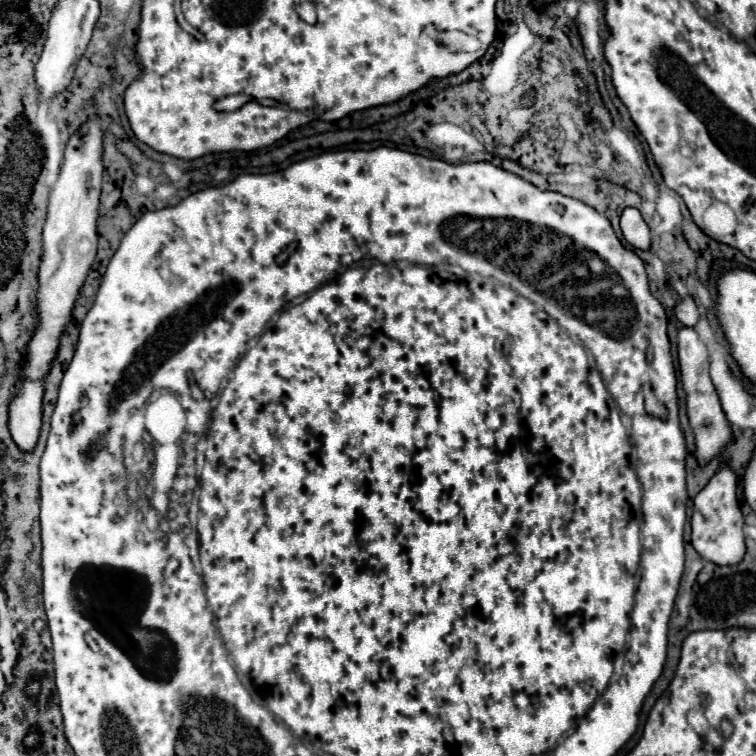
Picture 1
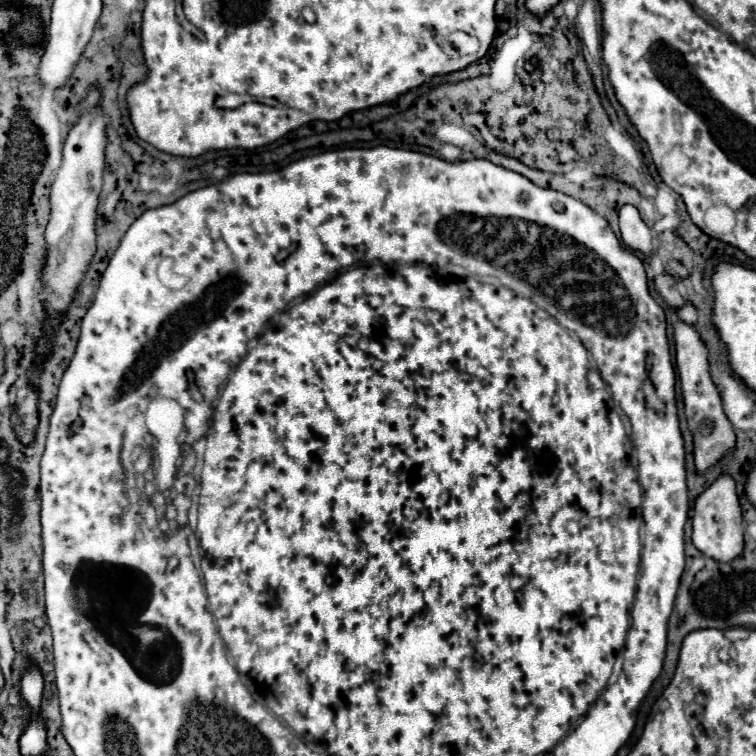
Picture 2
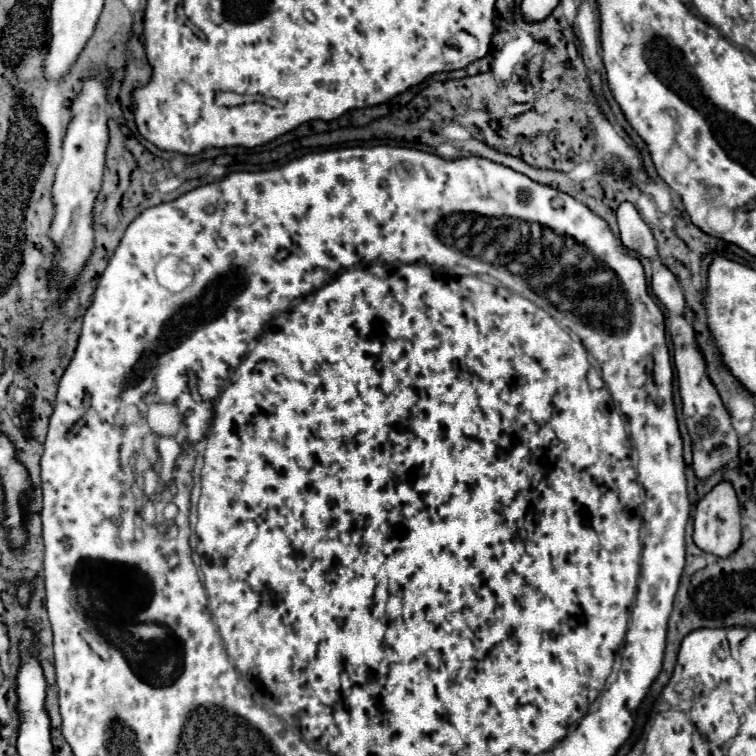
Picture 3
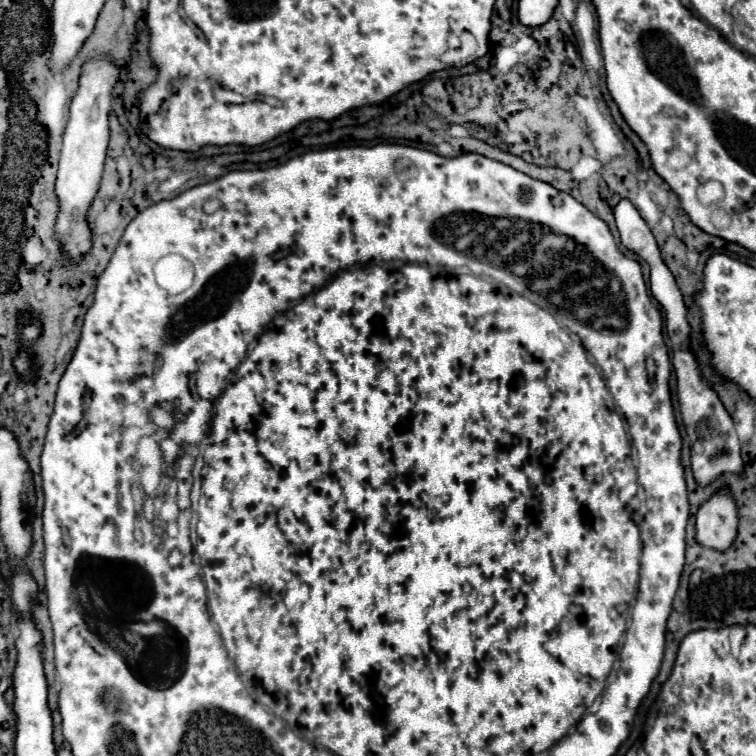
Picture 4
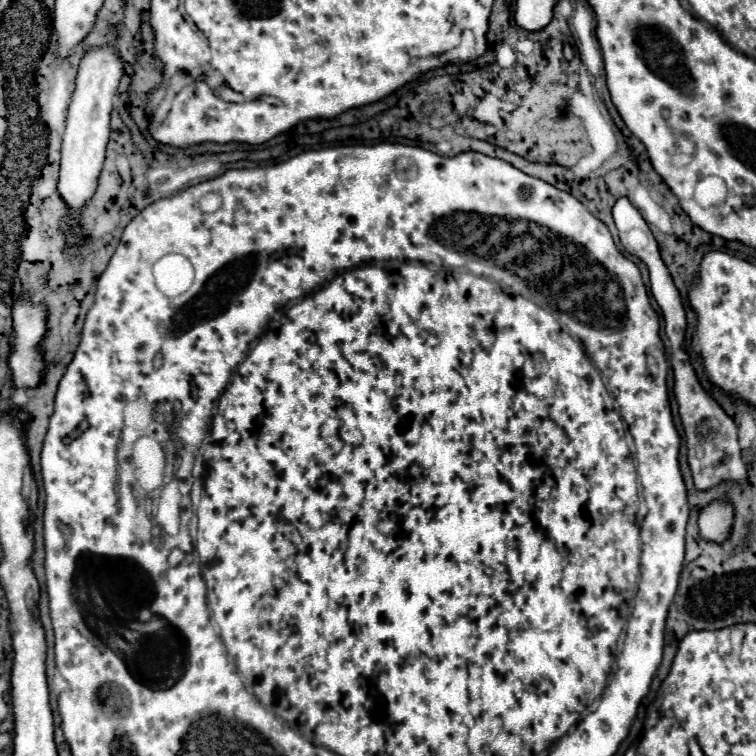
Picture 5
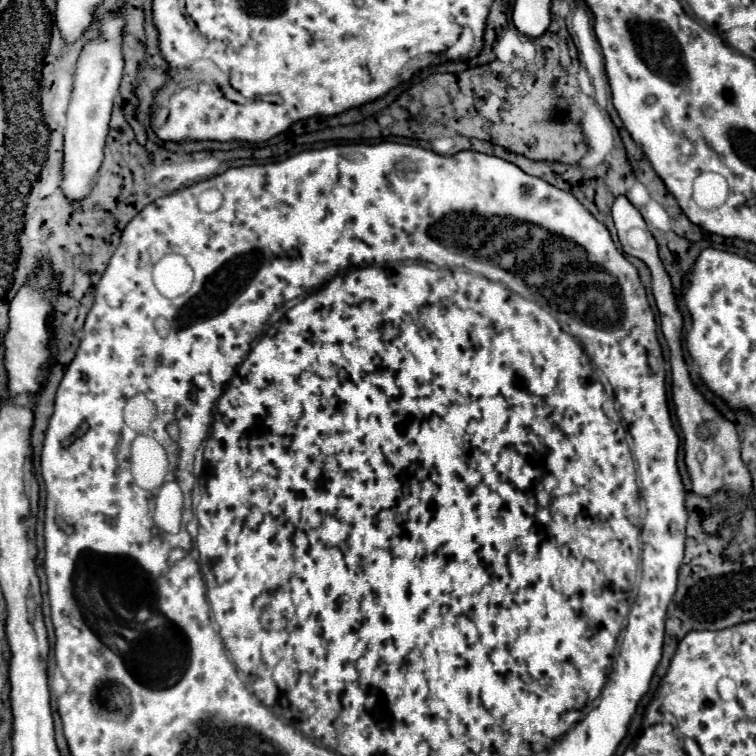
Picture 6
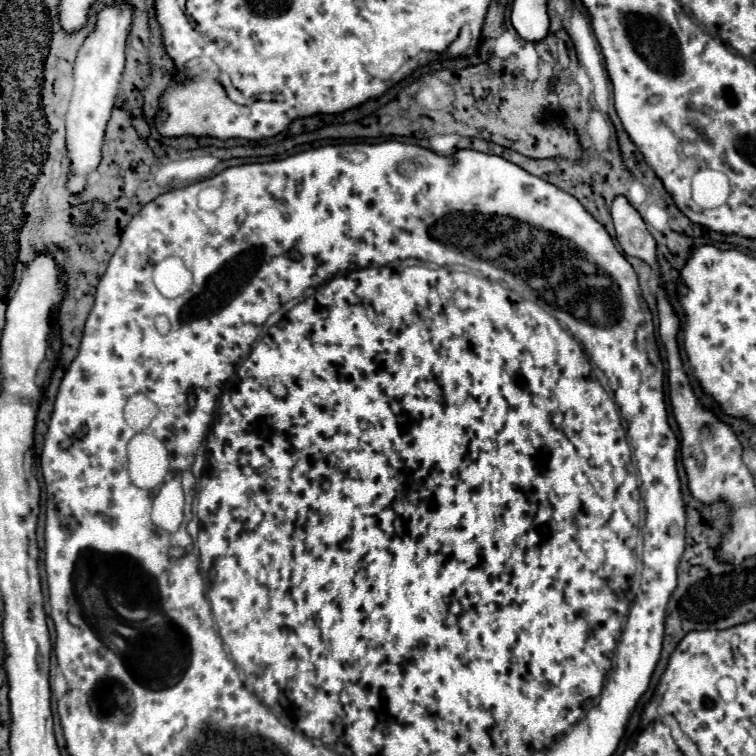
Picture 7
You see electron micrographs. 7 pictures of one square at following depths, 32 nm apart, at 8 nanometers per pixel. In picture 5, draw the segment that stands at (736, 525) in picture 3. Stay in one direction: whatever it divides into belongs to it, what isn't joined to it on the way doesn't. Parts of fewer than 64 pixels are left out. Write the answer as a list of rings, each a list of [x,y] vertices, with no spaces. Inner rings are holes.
[[[712,504],[710,508],[704,508],[698,518],[700,536],[708,536],[708,540],[722,542],[728,536],[728,530],[732,528],[732,508],[724,504]]]

